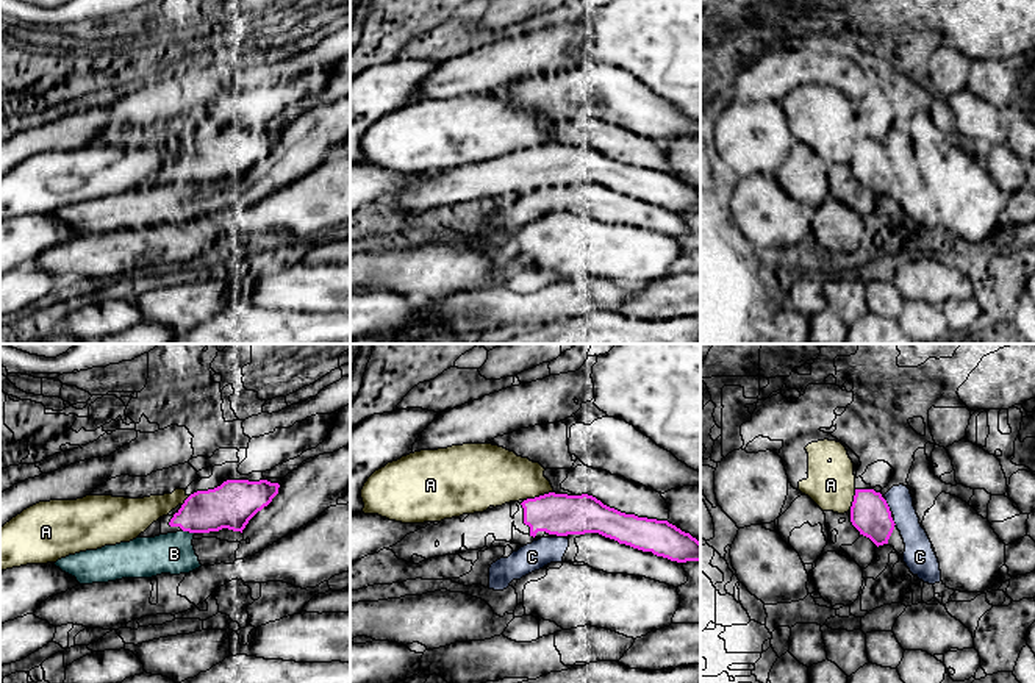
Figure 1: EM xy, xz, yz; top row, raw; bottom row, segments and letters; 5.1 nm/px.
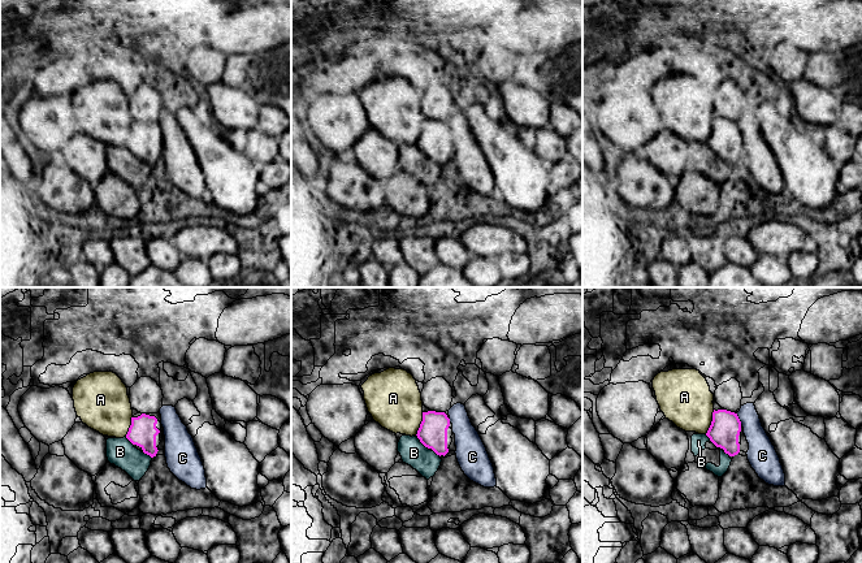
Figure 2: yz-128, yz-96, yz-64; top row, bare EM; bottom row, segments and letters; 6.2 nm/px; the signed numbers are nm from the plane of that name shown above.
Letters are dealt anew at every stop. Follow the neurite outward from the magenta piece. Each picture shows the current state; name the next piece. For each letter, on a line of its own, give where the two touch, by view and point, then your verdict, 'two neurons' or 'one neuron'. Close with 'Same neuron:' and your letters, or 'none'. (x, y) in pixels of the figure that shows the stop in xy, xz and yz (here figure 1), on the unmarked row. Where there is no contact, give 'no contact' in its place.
A: contact xz (540, 146); two neurons
B: contact xy (189, 182); two neurons
C: contact yz (887, 155); two neurons
Same neuron: none

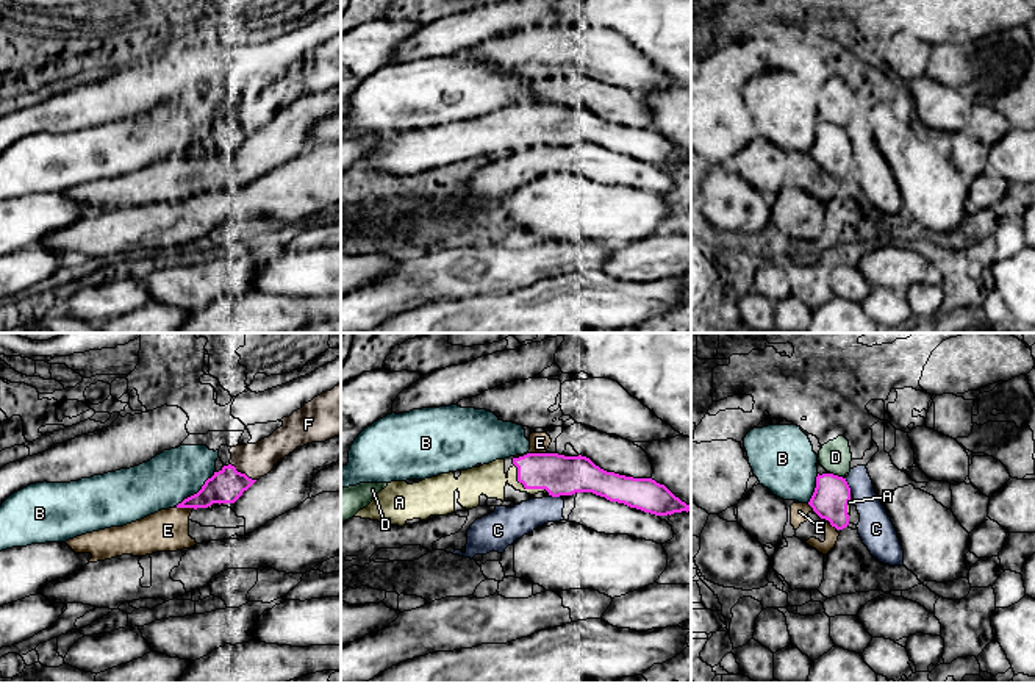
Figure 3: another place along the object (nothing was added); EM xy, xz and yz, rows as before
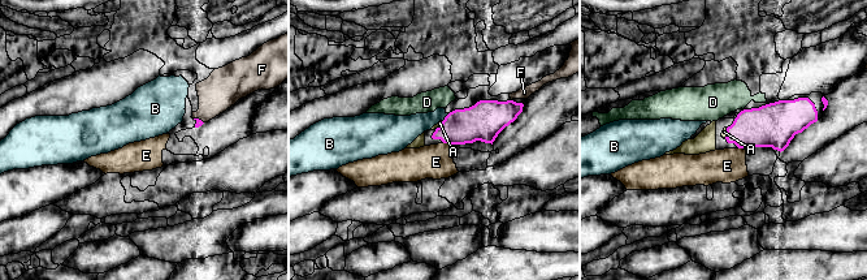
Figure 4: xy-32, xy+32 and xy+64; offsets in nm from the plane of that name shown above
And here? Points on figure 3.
A: contact xz (526, 138); one neuron
B: contact xy (197, 143); two neurons
C: contact yz (848, 135); two neurons
D: contact yz (837, 125); two neurons
E: contact xz (538, 103); two neurons
F: contact xy (243, 124); two neurons
Same neuron: A

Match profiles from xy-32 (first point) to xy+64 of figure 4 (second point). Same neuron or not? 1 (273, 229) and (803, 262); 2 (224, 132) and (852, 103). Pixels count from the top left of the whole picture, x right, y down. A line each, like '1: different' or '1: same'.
1: different
2: same

